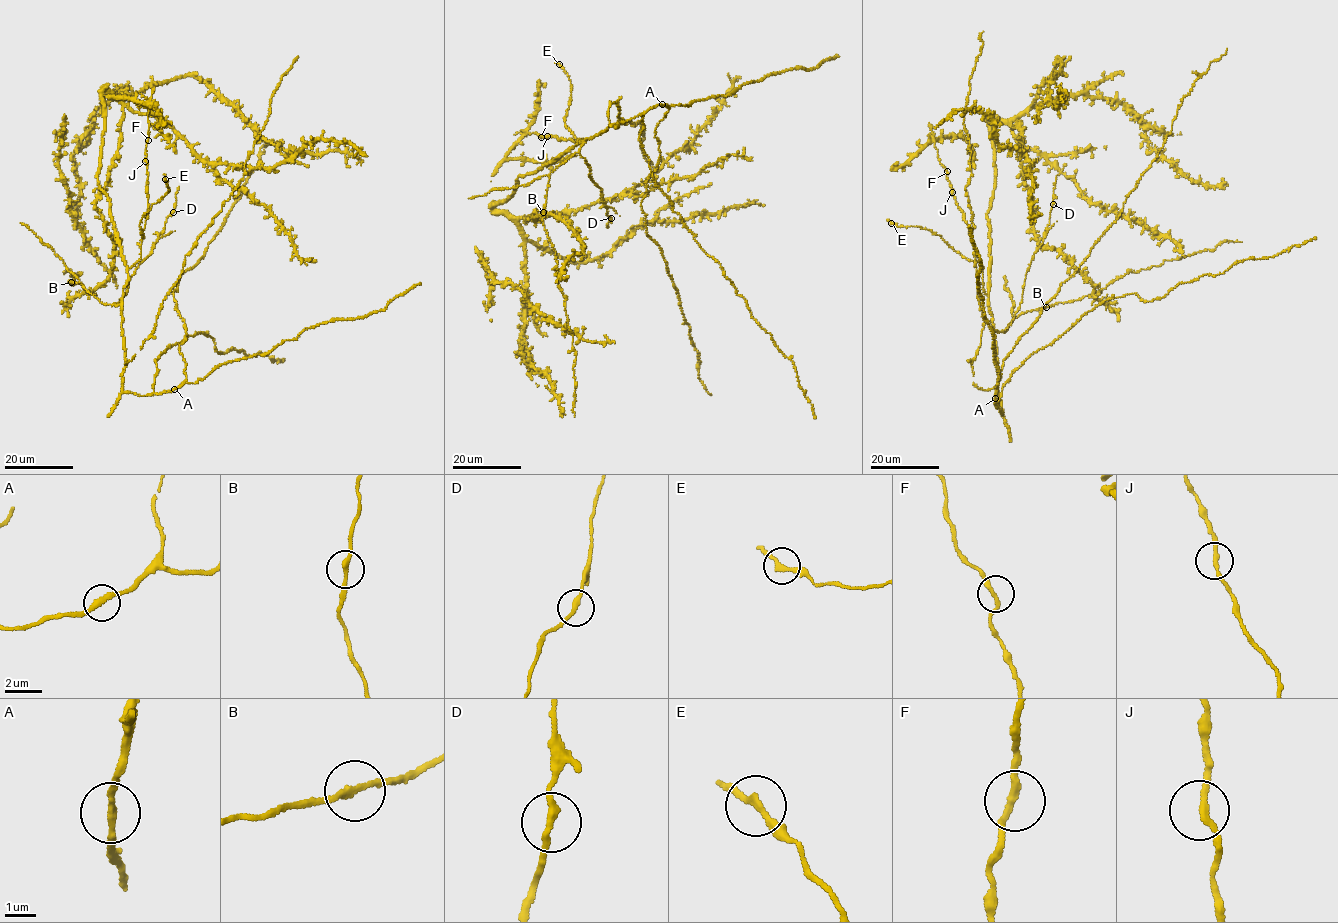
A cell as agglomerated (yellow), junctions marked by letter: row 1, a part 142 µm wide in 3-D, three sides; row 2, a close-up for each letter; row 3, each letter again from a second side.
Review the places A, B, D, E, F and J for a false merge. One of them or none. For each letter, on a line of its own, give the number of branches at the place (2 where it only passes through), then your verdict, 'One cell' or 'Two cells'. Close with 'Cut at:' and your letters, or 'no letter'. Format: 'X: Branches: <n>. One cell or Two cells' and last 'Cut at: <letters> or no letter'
A: Branches: 2. One cell
B: Branches: 2. One cell
D: Branches: 2. One cell
E: Branches: 2. One cell
F: Branches: 2. One cell
J: Branches: 2. One cell
Cut at: no letter

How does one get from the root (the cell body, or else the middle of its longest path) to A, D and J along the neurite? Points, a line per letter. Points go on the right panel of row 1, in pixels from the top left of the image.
A: (995, 342), (1002, 414), (995, 399)
D: (995, 342), (994, 332), (1003, 331), (1009, 326), (1019, 307), (1025, 273), (1043, 240), (1053, 204)
J: (995, 342), (993, 315), (982, 286), (983, 268), (964, 213), (952, 192)

